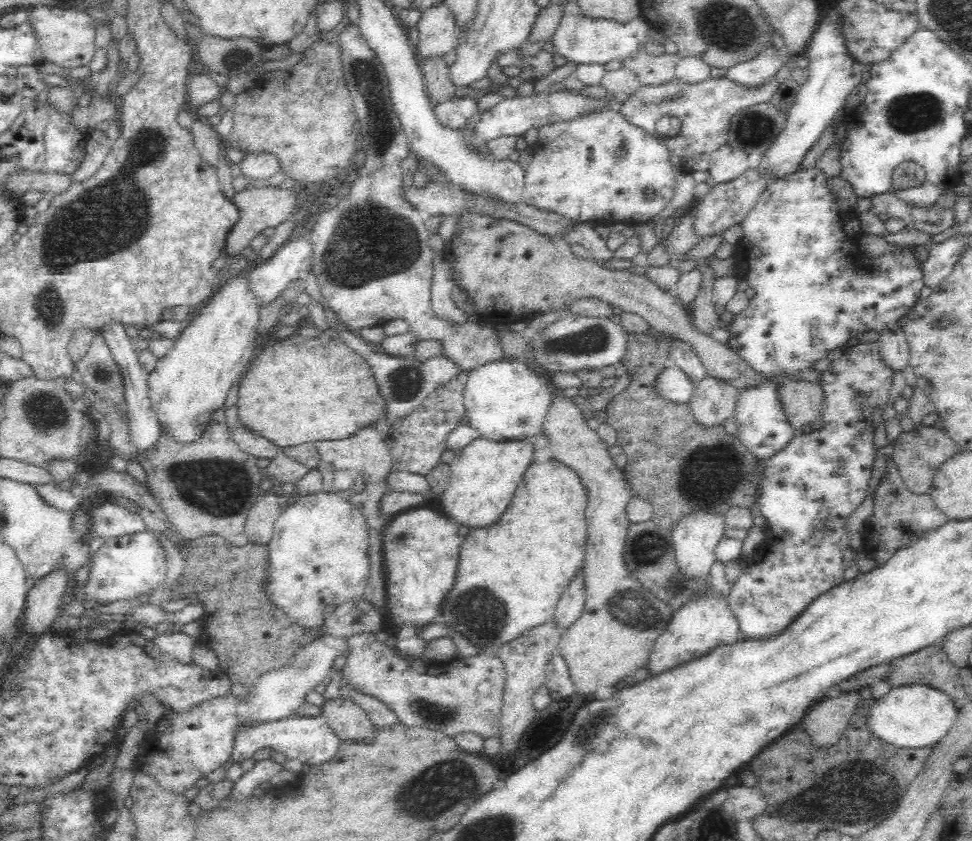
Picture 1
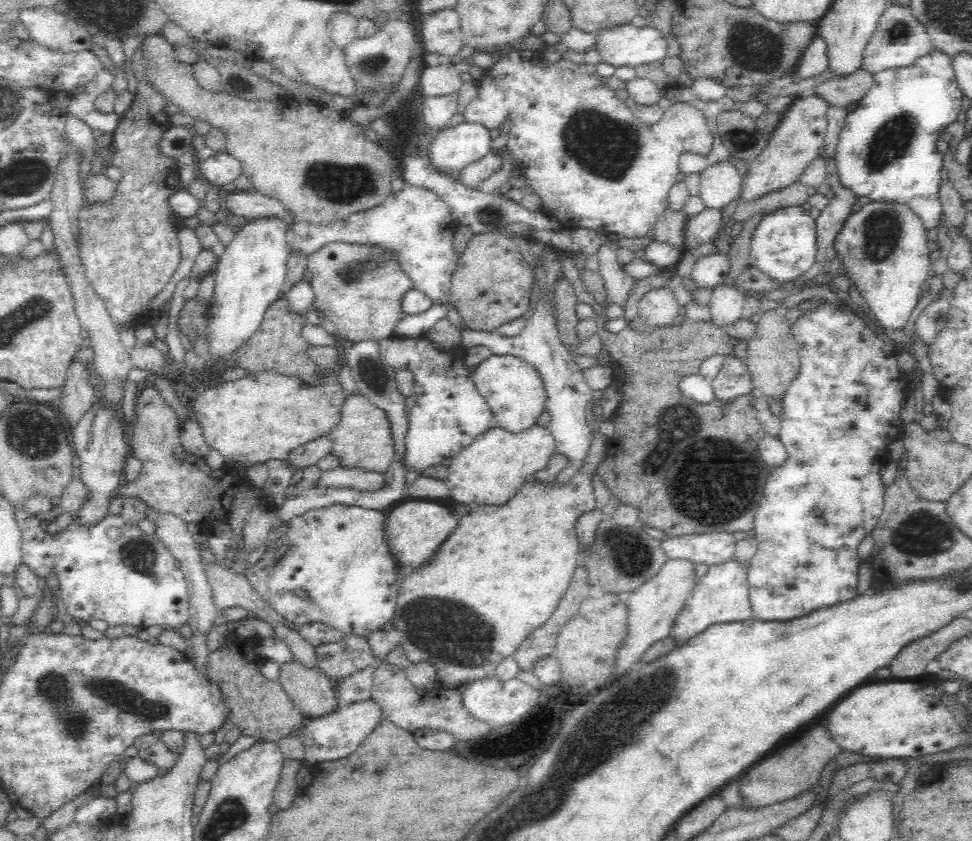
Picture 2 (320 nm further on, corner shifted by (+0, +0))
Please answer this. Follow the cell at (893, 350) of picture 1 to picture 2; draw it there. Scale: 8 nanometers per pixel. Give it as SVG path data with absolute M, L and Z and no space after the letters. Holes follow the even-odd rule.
M871 201L856 210L834 238L834 250L842 260L844 274L856 286L882 329L903 330L918 303L932 264L926 235L920 219L907 206Z

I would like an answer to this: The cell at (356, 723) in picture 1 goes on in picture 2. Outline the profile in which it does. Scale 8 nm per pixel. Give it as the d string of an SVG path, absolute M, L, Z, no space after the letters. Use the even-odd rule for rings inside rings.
M296 661L292 664L280 665L277 678L286 689L286 693L290 695L292 702L301 710L304 719L322 718L328 716L330 712L336 712L340 707L334 682L322 672L310 670Z

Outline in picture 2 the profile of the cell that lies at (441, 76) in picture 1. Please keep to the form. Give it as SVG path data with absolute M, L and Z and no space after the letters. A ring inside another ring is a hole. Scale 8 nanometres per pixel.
M448 8L423 16L420 32L416 36L424 54L432 52L453 59L463 46L459 14L455 9Z

